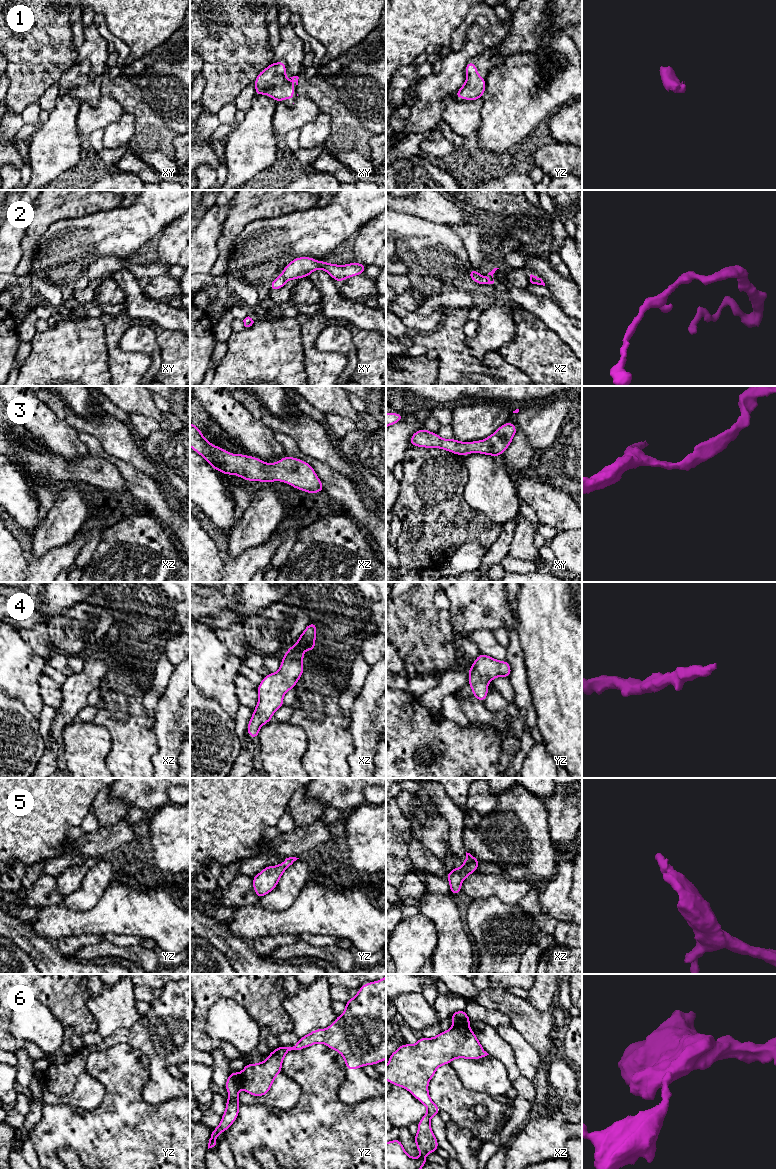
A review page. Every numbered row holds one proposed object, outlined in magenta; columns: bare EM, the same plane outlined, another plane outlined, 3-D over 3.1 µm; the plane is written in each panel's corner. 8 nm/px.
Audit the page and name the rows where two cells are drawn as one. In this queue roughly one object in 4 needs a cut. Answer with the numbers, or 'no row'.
6

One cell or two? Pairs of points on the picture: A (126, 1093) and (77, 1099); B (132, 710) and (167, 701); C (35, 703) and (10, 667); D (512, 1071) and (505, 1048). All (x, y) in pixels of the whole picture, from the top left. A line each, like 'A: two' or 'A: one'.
A: two
B: two
C: one
D: one

